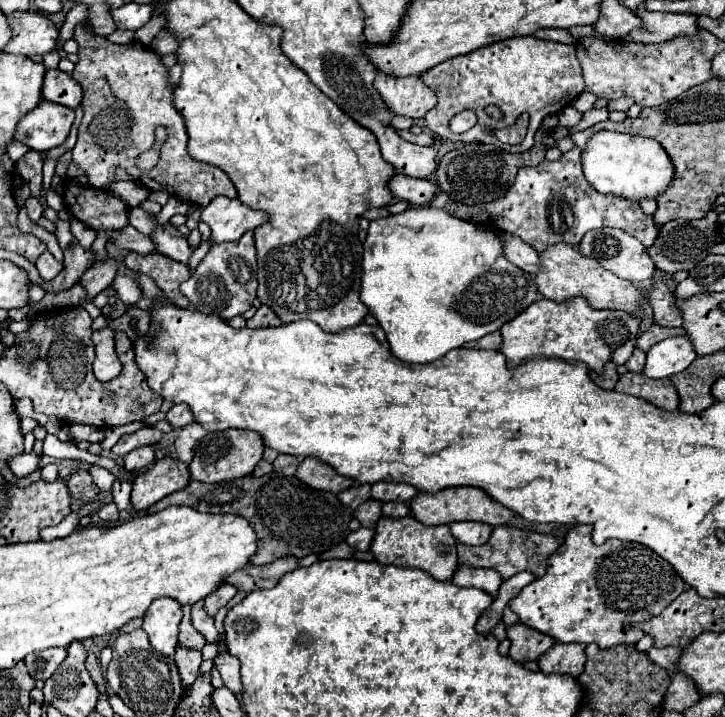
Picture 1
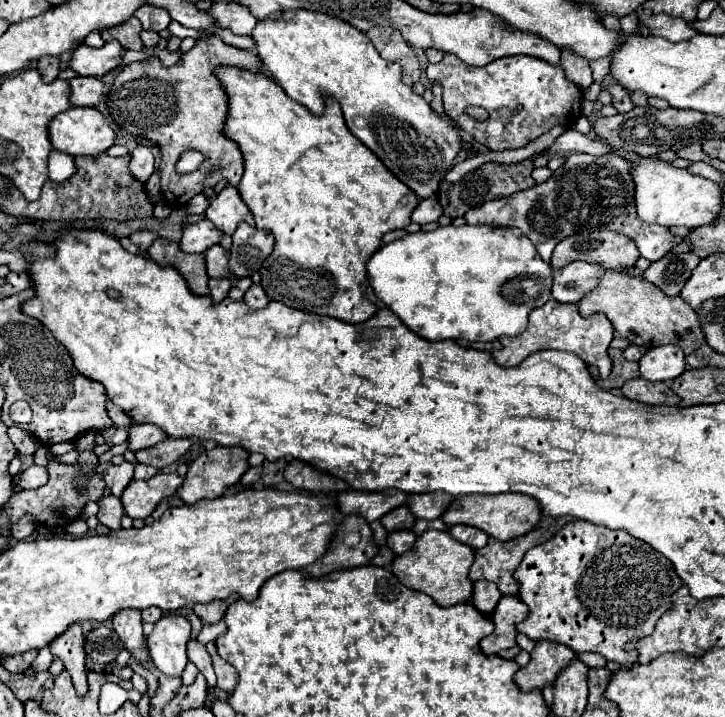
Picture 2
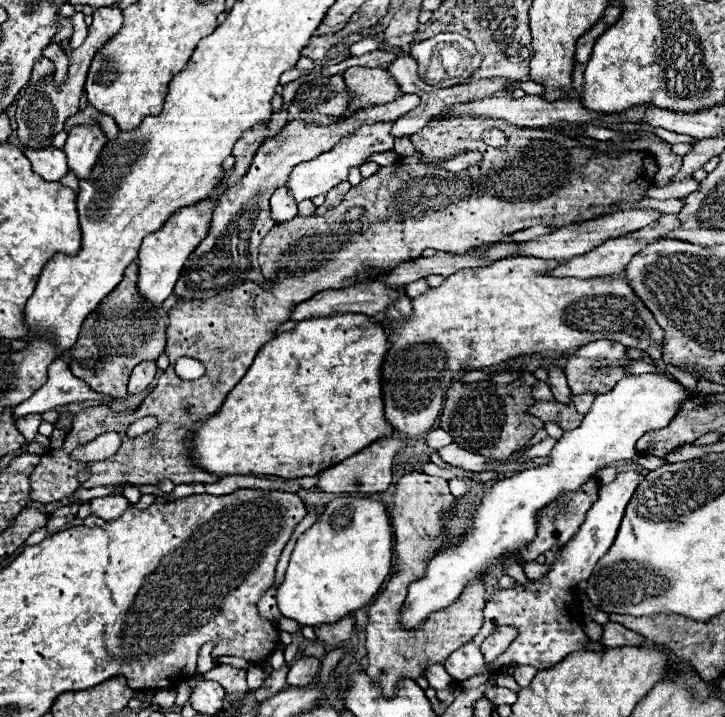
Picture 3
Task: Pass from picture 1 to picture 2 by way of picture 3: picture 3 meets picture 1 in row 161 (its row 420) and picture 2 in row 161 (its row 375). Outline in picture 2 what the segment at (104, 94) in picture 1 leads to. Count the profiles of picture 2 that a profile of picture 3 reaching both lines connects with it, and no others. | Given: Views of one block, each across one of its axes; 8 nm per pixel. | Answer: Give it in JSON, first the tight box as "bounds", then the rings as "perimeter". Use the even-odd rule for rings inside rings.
{"bounds":[108,36,264,204],"perimeter":[[[206,36],[200,38],[196,46],[190,52],[182,54],[180,62],[170,68],[164,68],[158,58],[124,66],[108,92],[108,108],[114,120],[130,134],[140,134],[160,146],[160,184],[166,202],[172,198],[178,204],[188,204],[190,198],[204,192],[204,188],[214,188],[220,178],[228,178],[232,186],[238,186],[242,178],[244,156],[238,144],[224,136],[228,94],[214,74],[220,66],[236,66],[248,72],[264,72],[262,62],[254,52],[228,46],[218,36]],[[190,148],[200,150],[206,156],[204,164],[192,174],[176,174],[174,164],[178,156]],[[212,168],[216,168],[218,172],[212,172]]]}

